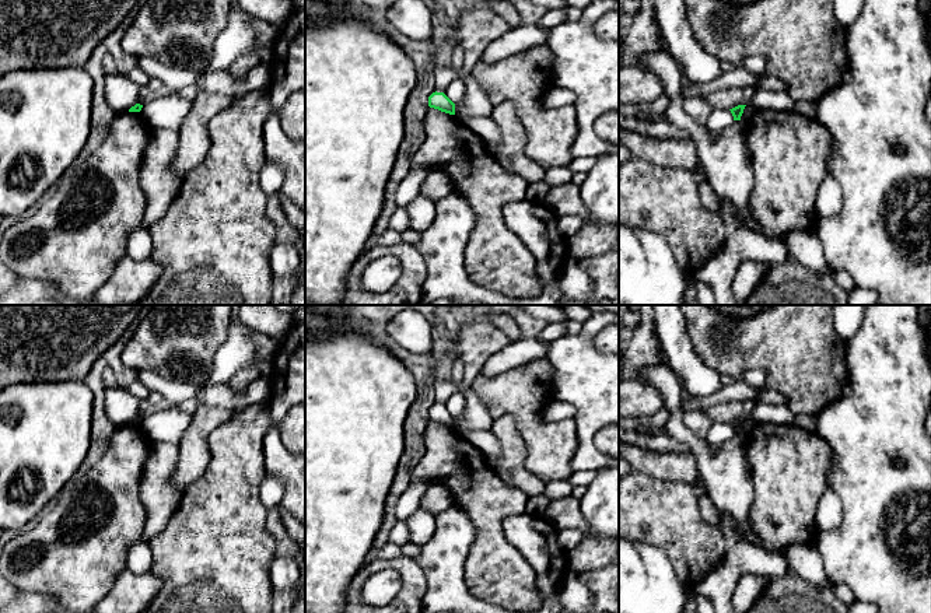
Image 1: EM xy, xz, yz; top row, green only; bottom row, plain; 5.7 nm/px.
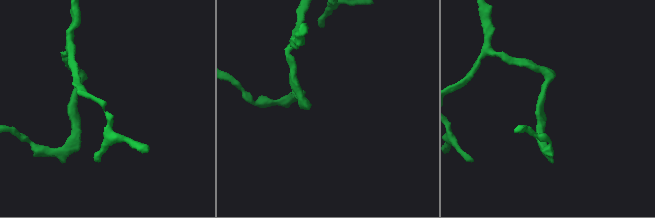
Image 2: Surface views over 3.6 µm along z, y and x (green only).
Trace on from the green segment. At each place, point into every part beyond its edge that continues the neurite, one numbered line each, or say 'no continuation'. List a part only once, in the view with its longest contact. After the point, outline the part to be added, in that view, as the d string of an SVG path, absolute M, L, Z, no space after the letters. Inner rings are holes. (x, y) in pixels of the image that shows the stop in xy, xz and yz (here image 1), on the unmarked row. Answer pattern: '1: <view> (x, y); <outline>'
no continuation

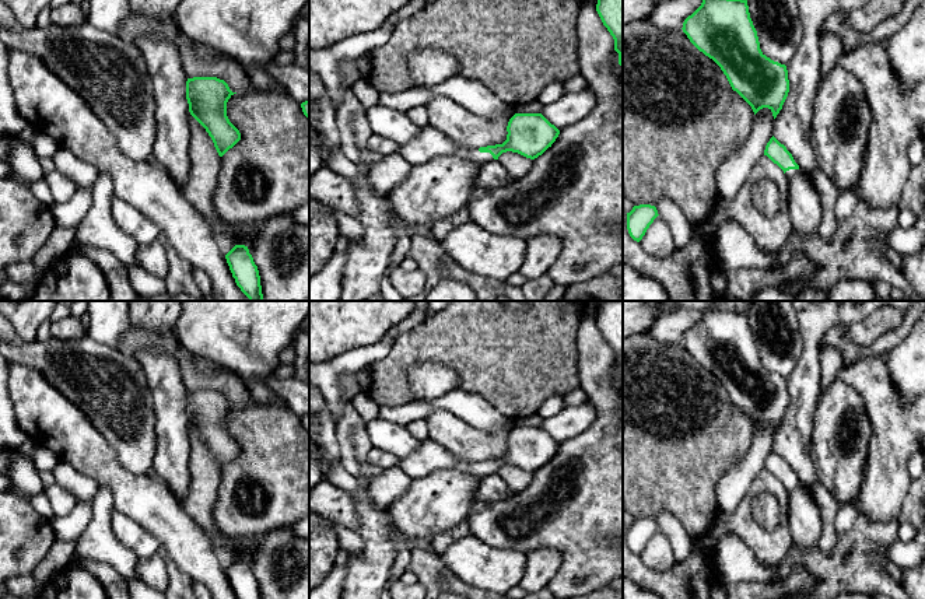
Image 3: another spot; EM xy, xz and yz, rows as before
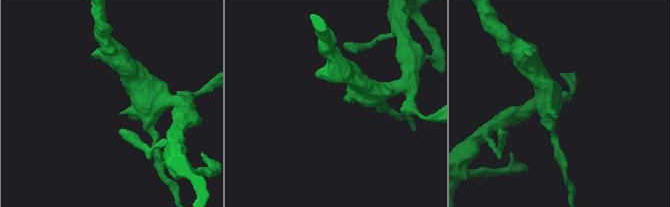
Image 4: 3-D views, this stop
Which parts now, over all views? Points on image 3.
1: xz (428, 456); M431 438L420 442L418 448L410 456L402 459L400 469L411 480L424 477L437 469L456 469L479 477L494 473L490 466L480 466L479 462L455 458Z

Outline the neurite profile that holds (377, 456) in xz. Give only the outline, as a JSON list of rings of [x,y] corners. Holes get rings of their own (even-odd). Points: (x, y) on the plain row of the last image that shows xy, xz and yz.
[[[372,446],[371,451],[368,452],[368,462],[379,466],[382,469],[389,469],[393,466],[399,466],[400,467],[400,462],[402,459],[390,452],[385,452],[376,446]]]

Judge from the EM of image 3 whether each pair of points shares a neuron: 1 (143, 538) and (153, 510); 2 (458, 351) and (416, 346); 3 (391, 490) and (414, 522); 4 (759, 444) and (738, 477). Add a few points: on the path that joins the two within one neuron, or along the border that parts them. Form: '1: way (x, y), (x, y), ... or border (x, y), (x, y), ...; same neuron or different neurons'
1: border (118, 512), (135, 519), (161, 545); different neurons
2: way (448, 346), (426, 346); same neuron
3: border (412, 480), (409, 487), (386, 510); different neurons
4: way (759, 452), (746, 469); same neuron

